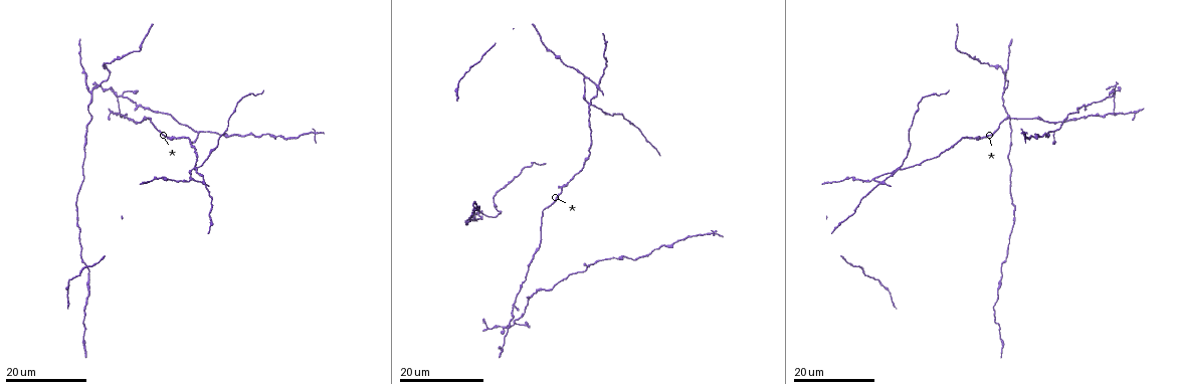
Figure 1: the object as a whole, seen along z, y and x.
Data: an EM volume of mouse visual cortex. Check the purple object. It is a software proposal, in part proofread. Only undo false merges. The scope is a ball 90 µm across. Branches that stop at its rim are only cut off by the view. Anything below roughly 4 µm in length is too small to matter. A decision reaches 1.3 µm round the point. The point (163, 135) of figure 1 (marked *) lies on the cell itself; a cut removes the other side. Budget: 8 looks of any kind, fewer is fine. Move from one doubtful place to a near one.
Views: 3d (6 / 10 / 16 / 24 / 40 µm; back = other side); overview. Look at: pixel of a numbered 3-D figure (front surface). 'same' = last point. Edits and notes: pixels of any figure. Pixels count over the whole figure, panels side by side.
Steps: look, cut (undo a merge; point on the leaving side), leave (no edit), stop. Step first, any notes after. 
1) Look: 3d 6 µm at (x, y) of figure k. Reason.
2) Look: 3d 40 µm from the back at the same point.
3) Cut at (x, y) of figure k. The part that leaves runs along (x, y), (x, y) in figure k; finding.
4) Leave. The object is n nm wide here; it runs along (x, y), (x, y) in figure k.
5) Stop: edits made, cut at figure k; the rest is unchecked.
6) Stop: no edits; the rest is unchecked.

Look: 3d 24 µm at (983, 136) of figure 1. Side arm on a straight run.

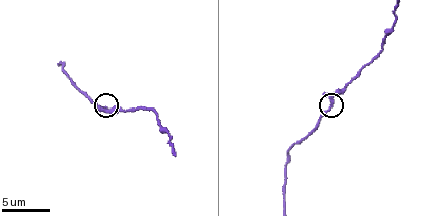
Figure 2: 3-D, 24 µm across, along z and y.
Look: 3d 10 µm at (333, 104) of figure 2.

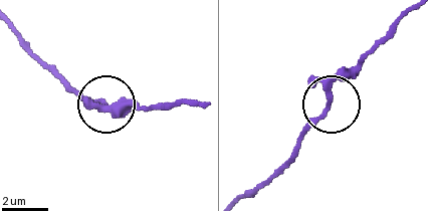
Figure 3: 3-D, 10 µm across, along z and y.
Leave. The object is 190 nm wide here; it runs along (297, 138), (324, 111), (336, 82), (375, 43) in figure 3; continuous, no second cell.

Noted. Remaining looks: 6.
Look: 3d 24 µm at (190, 180) of figure 1. Narrows sharply.

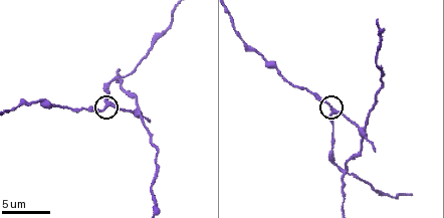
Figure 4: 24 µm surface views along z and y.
Look: 3d 10 µm at (105, 107) of figure 4.

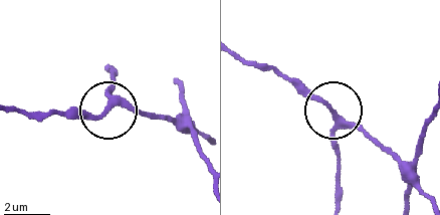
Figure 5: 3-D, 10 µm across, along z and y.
Leave. It runs along (340, 204), (334, 118), (289, 78) in figure 5; all the same cell.

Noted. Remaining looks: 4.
Look: 3d 10 µm at (362, 128) of figure 4. Looks like a crossing.

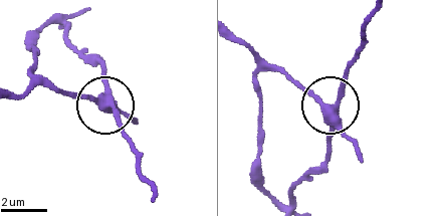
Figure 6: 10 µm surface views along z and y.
Look: 3d 10 µm from the back at (106, 106) of figure 6. Other side.

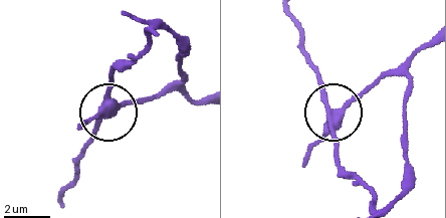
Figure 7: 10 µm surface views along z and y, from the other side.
Leave. 4 arms meet here; one cell here.

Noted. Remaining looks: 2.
Look: 3d 6 µm at (345, 173) of figure 4. Looks like a crossing.

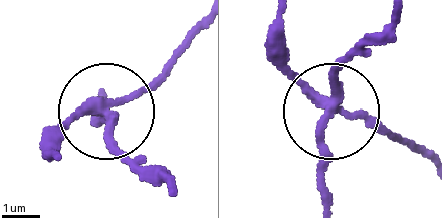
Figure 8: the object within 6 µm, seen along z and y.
Leave. The object is 230 nm wide here; all the same cell.

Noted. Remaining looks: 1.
Stop: no edits; the rest is unchecked.

